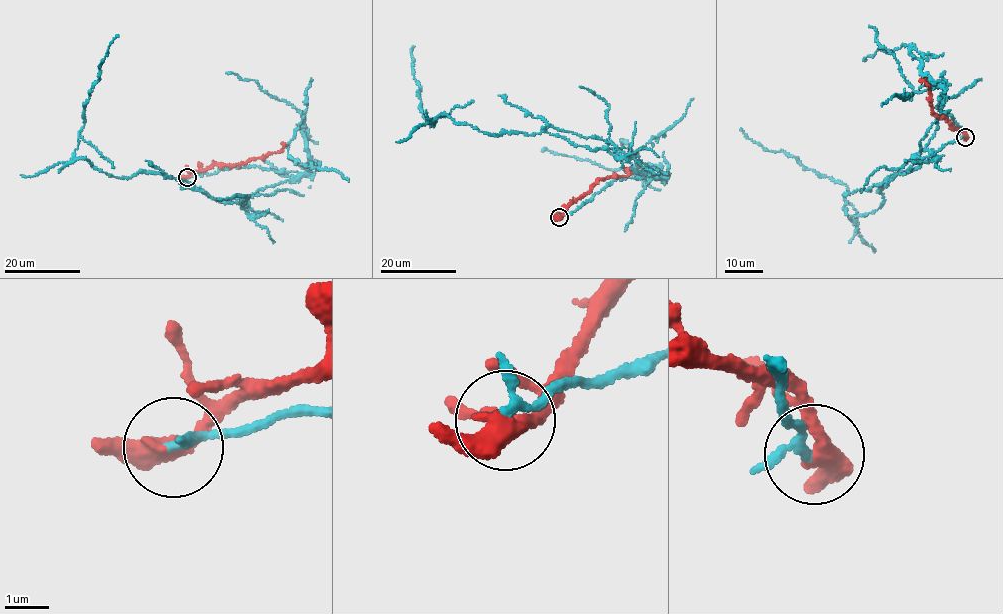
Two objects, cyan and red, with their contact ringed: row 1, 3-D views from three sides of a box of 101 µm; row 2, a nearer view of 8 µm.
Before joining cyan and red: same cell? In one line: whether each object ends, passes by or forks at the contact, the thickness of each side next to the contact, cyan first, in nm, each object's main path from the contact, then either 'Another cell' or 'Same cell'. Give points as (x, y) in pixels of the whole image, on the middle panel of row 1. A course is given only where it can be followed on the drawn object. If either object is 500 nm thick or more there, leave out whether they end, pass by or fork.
At the ring cyan passes by. At the ring red passes by. Thickness 170 nm (cyan) against 400 nm. Course of cyan: (559, 217), (613, 181), (654, 177), (543, 130), (496, 135), (443, 113), (430, 126), (413, 47). Course of red: (559, 217), (600, 179), (625, 177), (628, 168). Another cell

